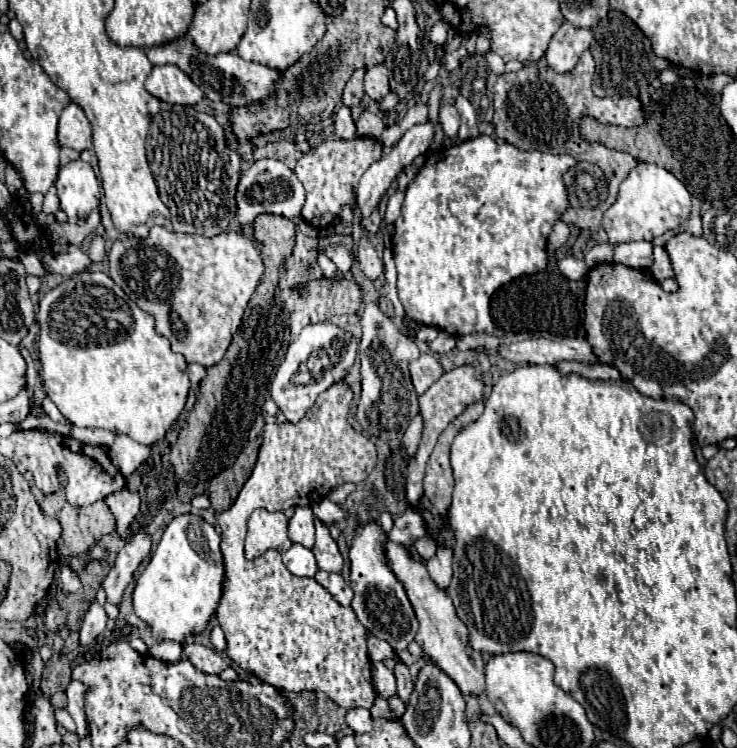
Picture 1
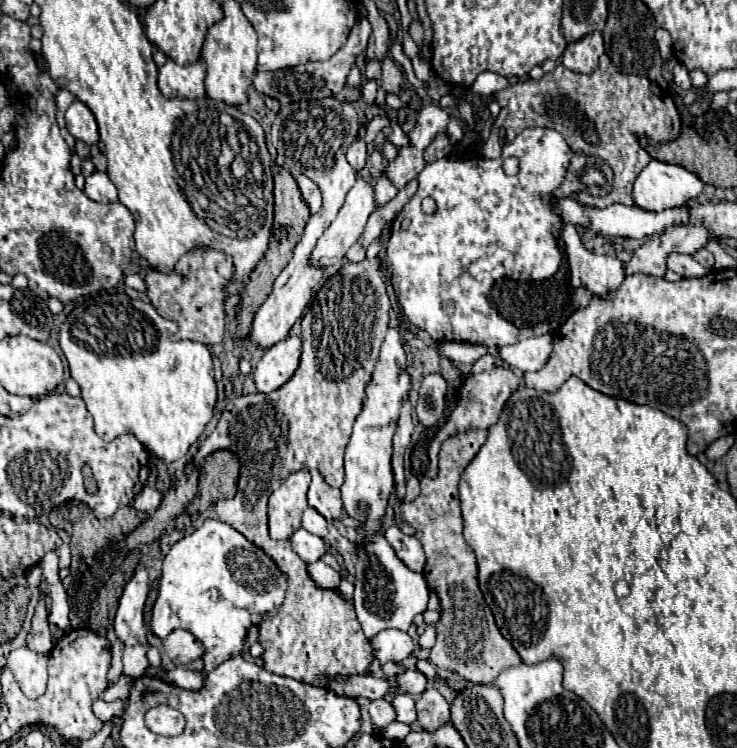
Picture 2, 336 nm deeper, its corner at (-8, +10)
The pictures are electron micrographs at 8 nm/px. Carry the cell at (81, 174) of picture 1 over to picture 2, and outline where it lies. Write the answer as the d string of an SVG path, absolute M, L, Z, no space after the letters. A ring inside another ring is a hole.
M100 171L86 177L84 193L86 193L86 197L90 197L92 201L98 201L98 203L114 203L114 201L118 201L116 185L108 179L106 173L100 173Z

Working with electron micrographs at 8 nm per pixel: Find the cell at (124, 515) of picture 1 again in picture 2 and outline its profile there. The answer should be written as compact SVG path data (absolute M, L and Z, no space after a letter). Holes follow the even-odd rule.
M146 485L146 487L136 495L134 509L138 509L138 511L146 511L146 513L152 513L152 511L160 505L160 501L162 501L162 495L160 495L156 489L152 489L152 487Z

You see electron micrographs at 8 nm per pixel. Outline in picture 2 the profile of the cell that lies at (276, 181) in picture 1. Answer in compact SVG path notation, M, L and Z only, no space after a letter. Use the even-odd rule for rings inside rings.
M296 175L296 183L298 183L308 207L310 207L310 213L318 213L320 207L322 207L322 197L320 197L318 185L314 181L310 181L308 177L304 177L304 175Z

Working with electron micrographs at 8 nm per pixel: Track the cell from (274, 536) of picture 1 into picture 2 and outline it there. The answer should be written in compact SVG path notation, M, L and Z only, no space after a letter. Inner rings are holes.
M298 471L292 473L268 501L268 519L270 519L270 537L272 539L290 539L296 529L300 529L300 515L308 507L306 491L310 485L310 473Z

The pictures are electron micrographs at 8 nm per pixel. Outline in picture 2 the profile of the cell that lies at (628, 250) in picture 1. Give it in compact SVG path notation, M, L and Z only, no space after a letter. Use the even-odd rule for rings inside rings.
M672 253L672 257L668 257L668 269L678 273L680 277L688 277L688 279L704 277L704 275L708 275L712 271L708 267L702 267L690 255L680 255L680 253Z

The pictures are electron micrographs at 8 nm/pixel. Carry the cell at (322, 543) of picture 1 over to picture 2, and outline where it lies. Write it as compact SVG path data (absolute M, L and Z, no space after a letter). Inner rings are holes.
M316 469L310 471L310 475L312 475L312 483L308 489L308 505L314 507L320 515L324 515L328 523L334 523L342 513L340 489L330 487Z

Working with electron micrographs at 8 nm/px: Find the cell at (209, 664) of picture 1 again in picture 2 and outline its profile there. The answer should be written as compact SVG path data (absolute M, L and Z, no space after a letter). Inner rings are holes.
M186 629L170 631L166 639L162 639L162 645L174 665L188 665L200 659L204 653L200 641L196 641L196 637L192 637L192 633L188 633Z

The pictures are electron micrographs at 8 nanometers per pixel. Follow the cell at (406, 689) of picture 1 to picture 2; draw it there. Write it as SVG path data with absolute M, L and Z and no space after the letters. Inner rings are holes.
M426 689L416 701L418 725L424 731L436 731L450 719L450 705L436 689Z

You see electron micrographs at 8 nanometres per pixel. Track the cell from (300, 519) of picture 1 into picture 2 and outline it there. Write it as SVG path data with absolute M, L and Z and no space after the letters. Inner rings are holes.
M308 507L304 513L302 513L302 527L314 535L320 535L320 537L326 537L328 535L328 523L326 519L312 507Z

